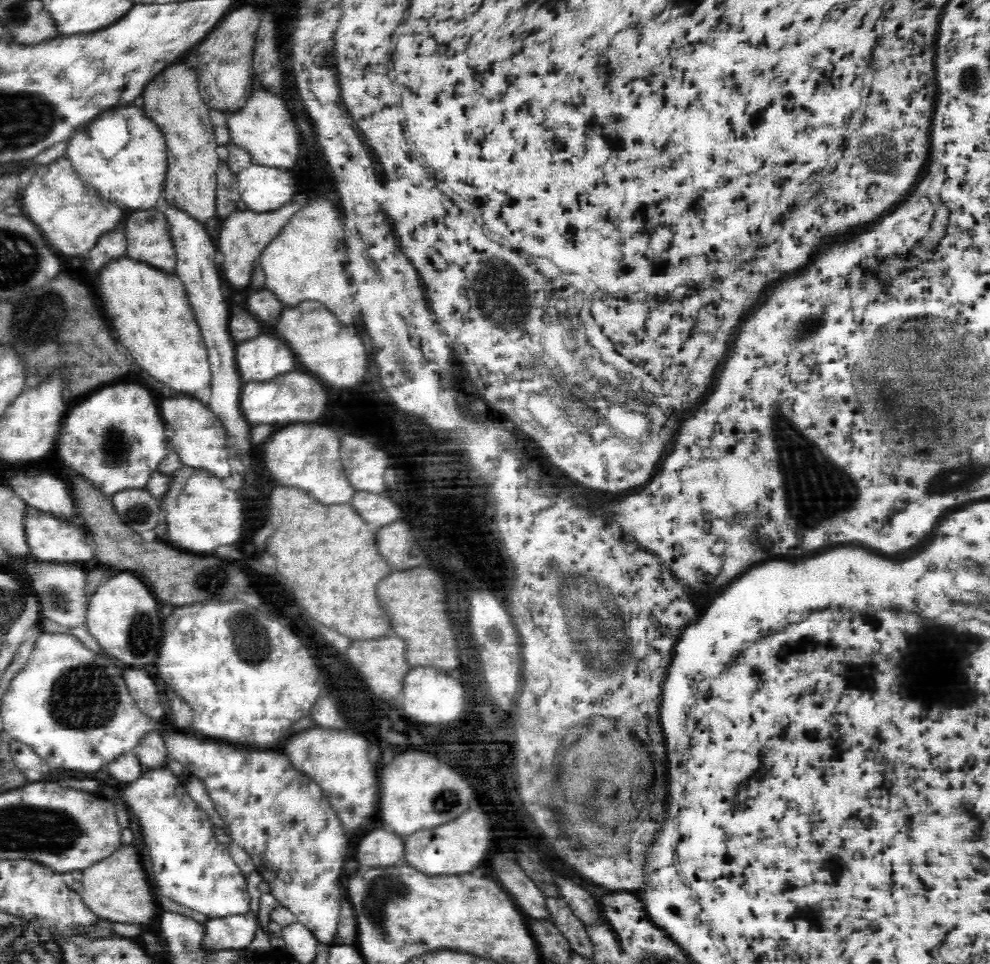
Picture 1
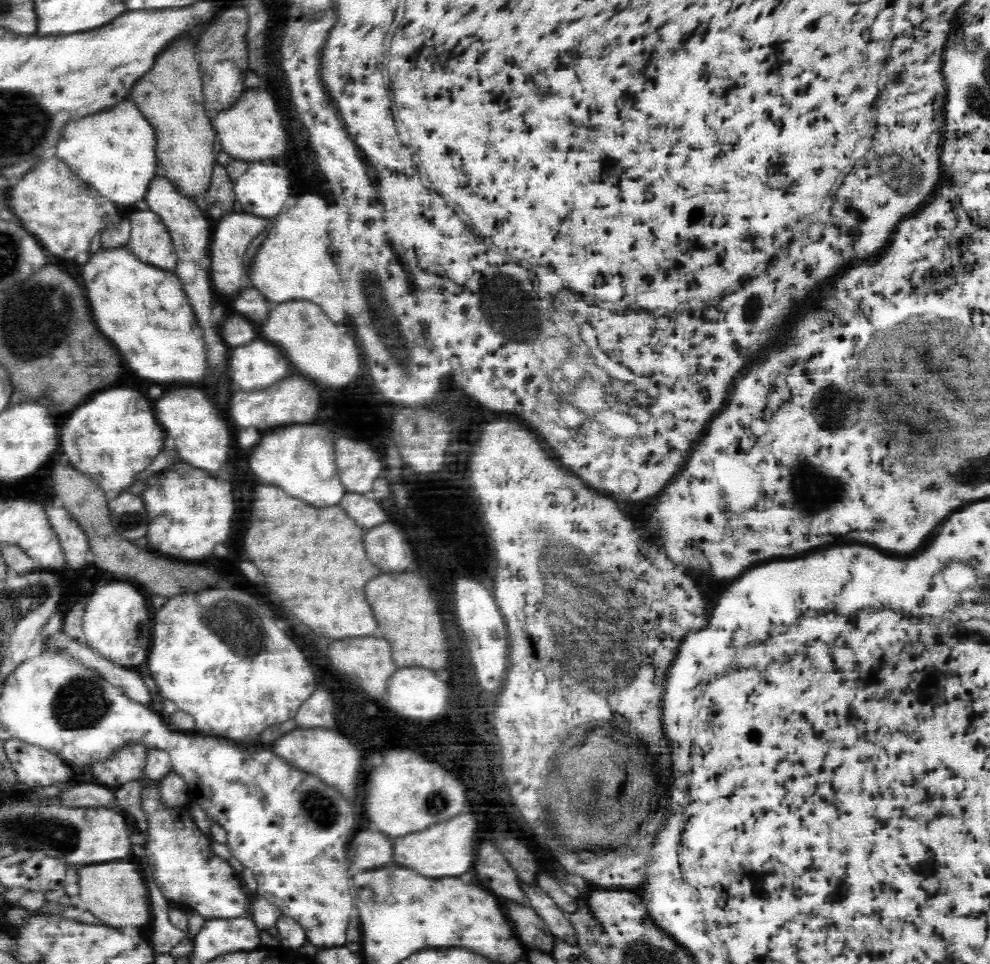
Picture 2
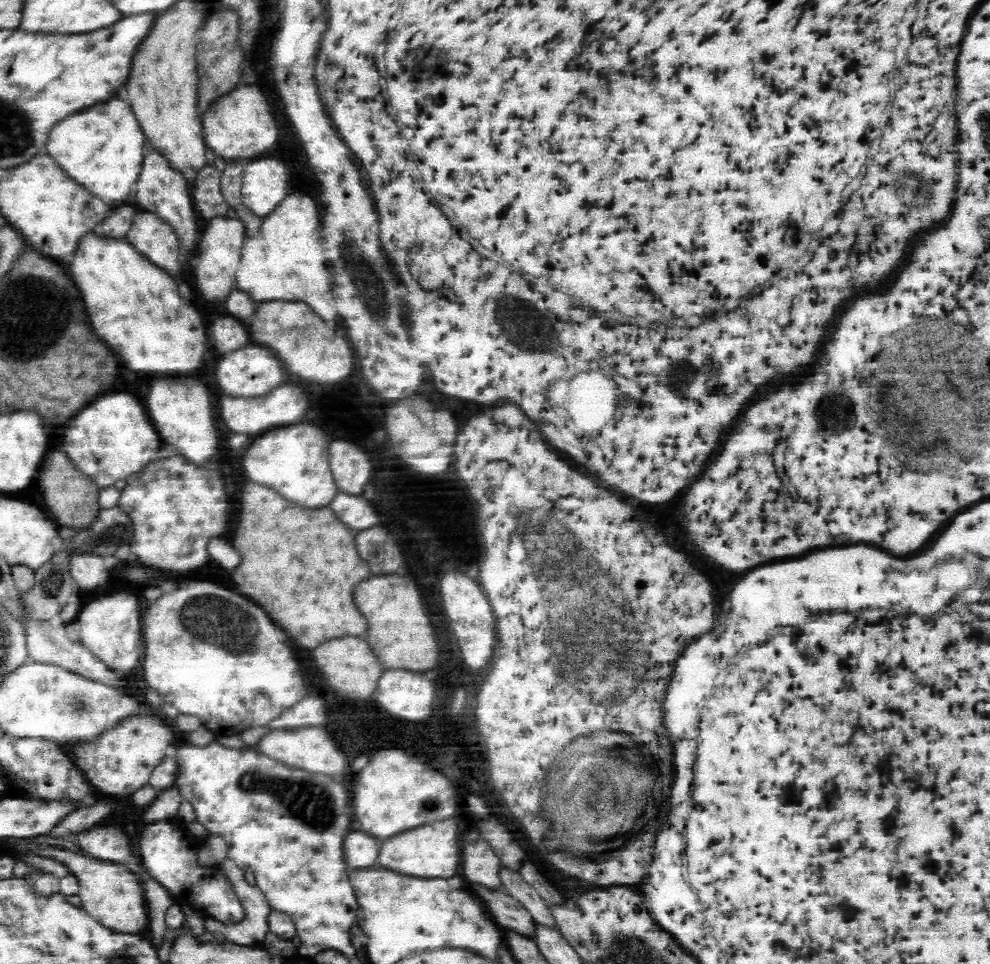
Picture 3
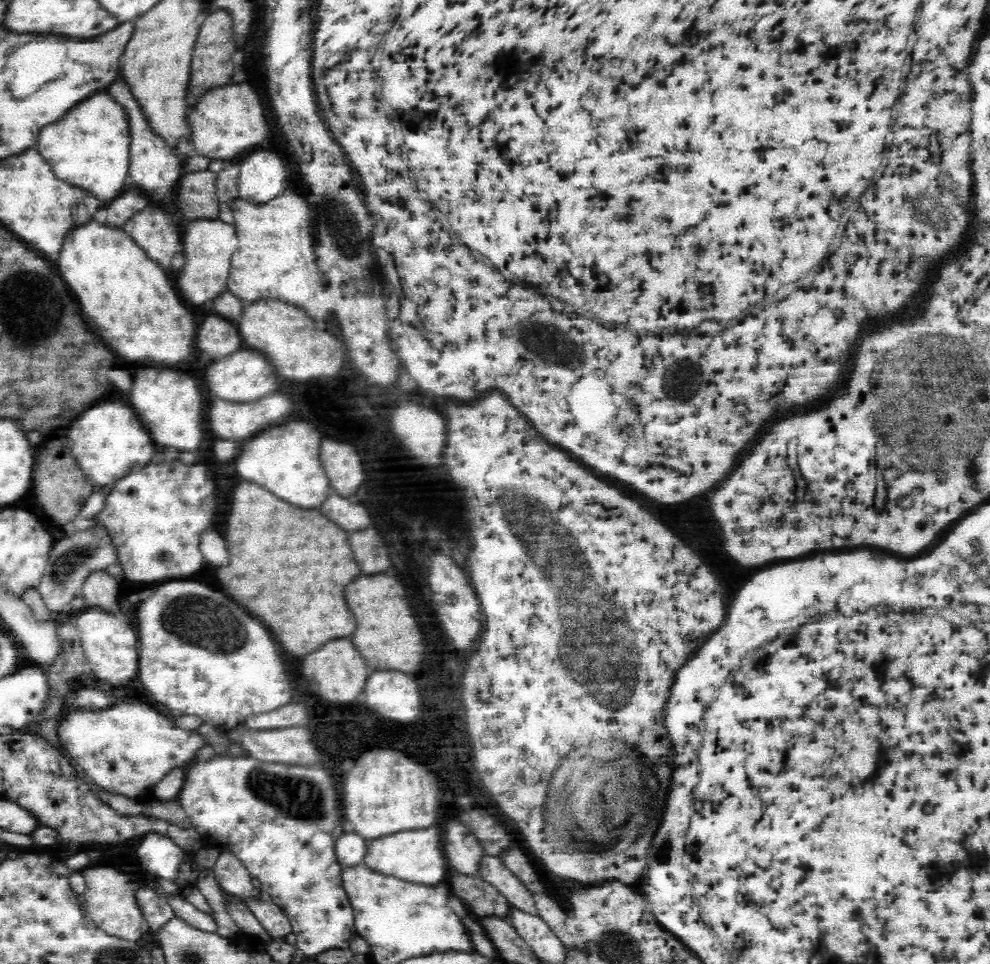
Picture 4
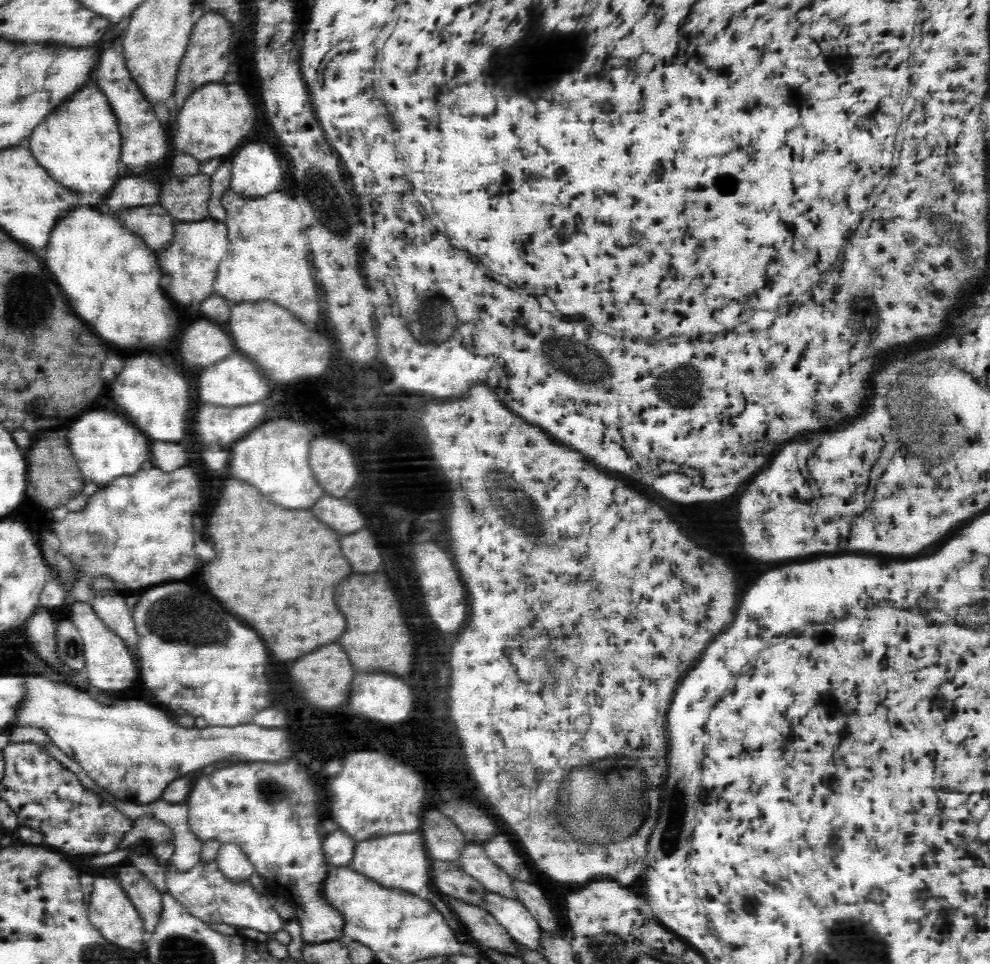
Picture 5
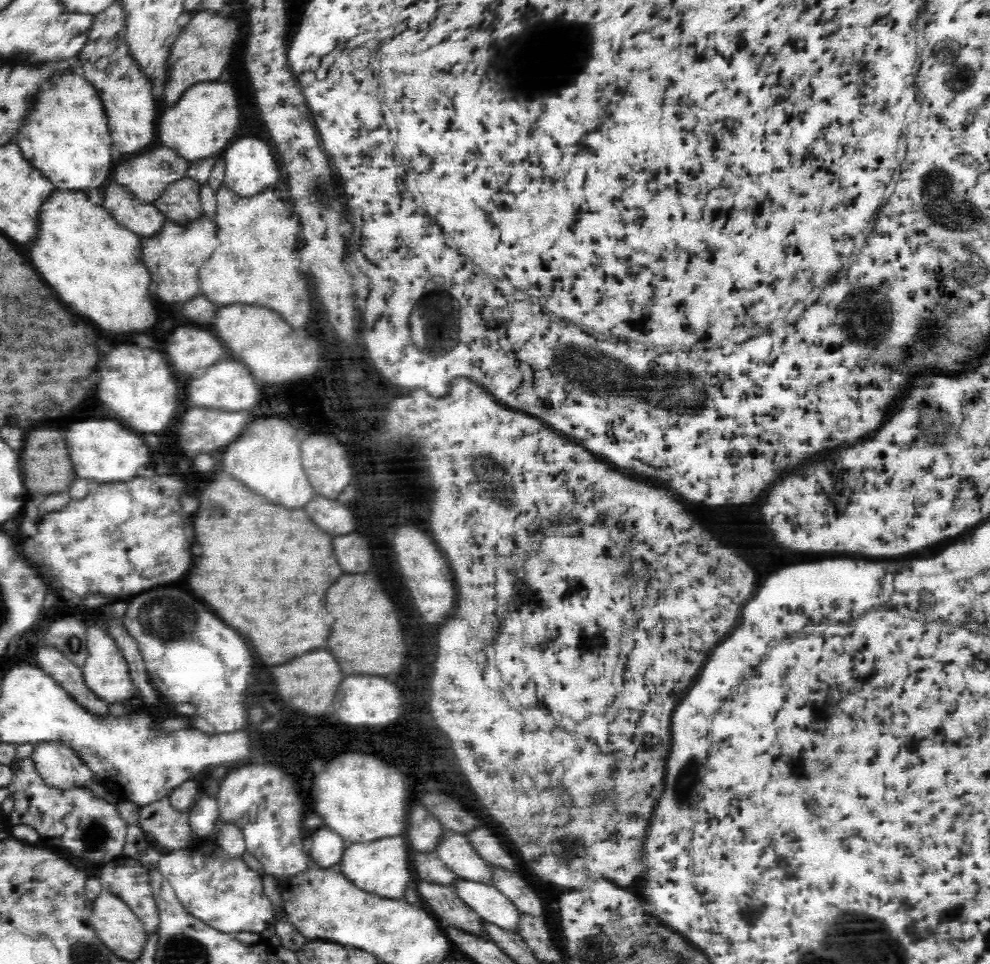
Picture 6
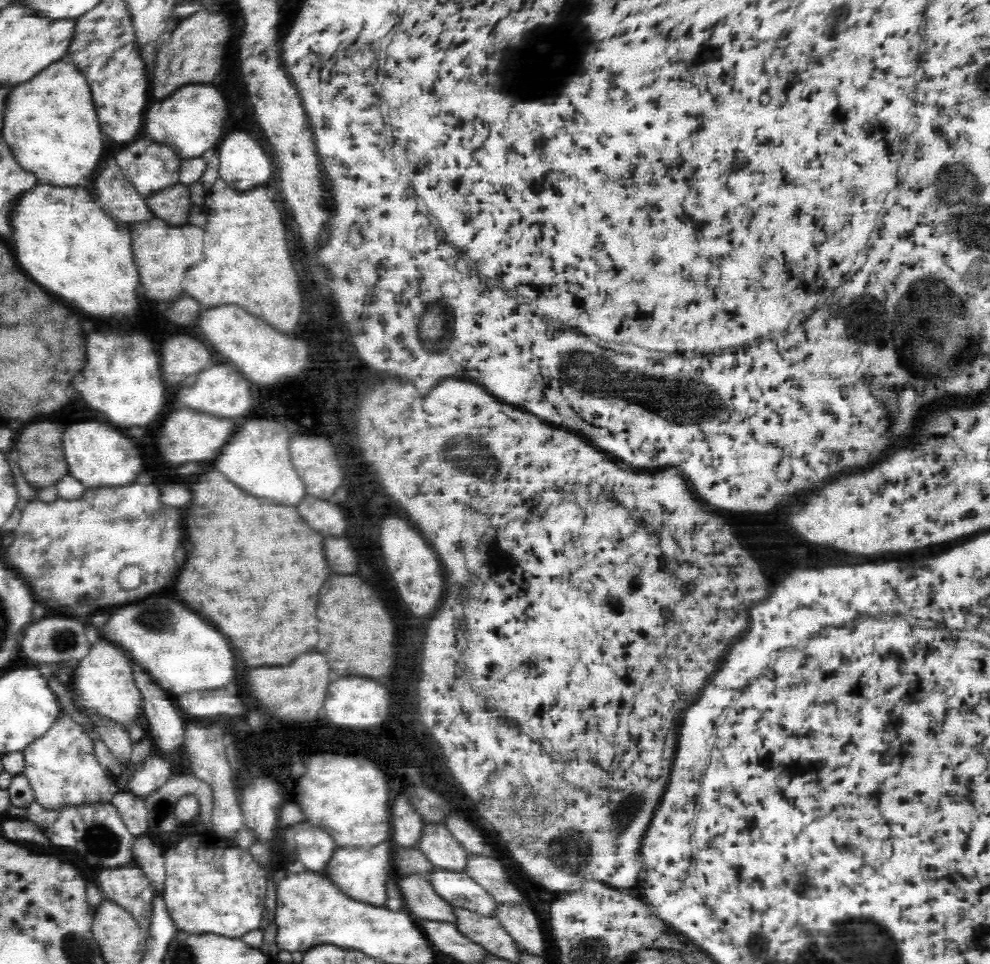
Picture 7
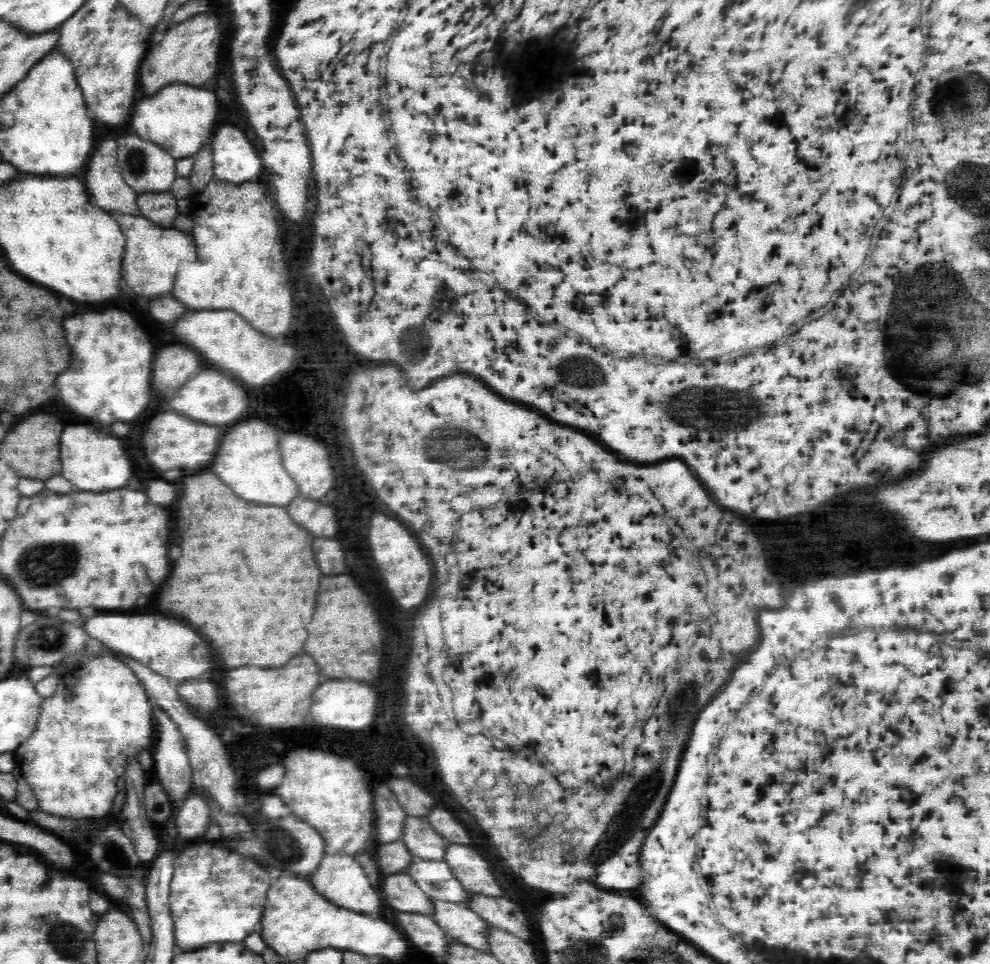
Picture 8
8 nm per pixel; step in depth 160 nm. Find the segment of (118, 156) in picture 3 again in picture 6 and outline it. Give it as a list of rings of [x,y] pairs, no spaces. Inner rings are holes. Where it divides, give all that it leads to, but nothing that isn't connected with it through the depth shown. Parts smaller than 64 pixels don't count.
[[[76,67],[68,68],[72,72],[56,74],[52,78],[52,84],[46,84],[48,88],[40,88],[36,94],[36,108],[32,108],[32,116],[28,116],[28,124],[20,128],[16,136],[16,145],[24,159],[30,161],[34,168],[44,172],[52,184],[56,184],[58,190],[86,190],[93,188],[98,190],[106,180],[109,180],[112,174],[112,154],[110,154],[110,134],[106,128],[106,114],[100,98],[99,92],[96,92],[92,85],[88,83]]]

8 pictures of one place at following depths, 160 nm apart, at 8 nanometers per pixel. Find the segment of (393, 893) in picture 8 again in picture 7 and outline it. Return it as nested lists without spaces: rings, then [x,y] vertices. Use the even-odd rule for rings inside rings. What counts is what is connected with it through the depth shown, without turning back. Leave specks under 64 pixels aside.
[[[410,874],[398,878],[396,883],[405,903],[404,910],[407,910],[416,922],[423,919],[456,922],[453,906],[436,895],[426,876]]]

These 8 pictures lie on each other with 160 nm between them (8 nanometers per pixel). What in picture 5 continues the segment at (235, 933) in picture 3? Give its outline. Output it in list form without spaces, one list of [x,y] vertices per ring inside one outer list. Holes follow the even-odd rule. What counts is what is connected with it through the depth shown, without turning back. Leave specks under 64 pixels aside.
[[[221,843],[215,861],[223,876],[234,882],[249,880],[255,872],[253,864],[236,843]]]

